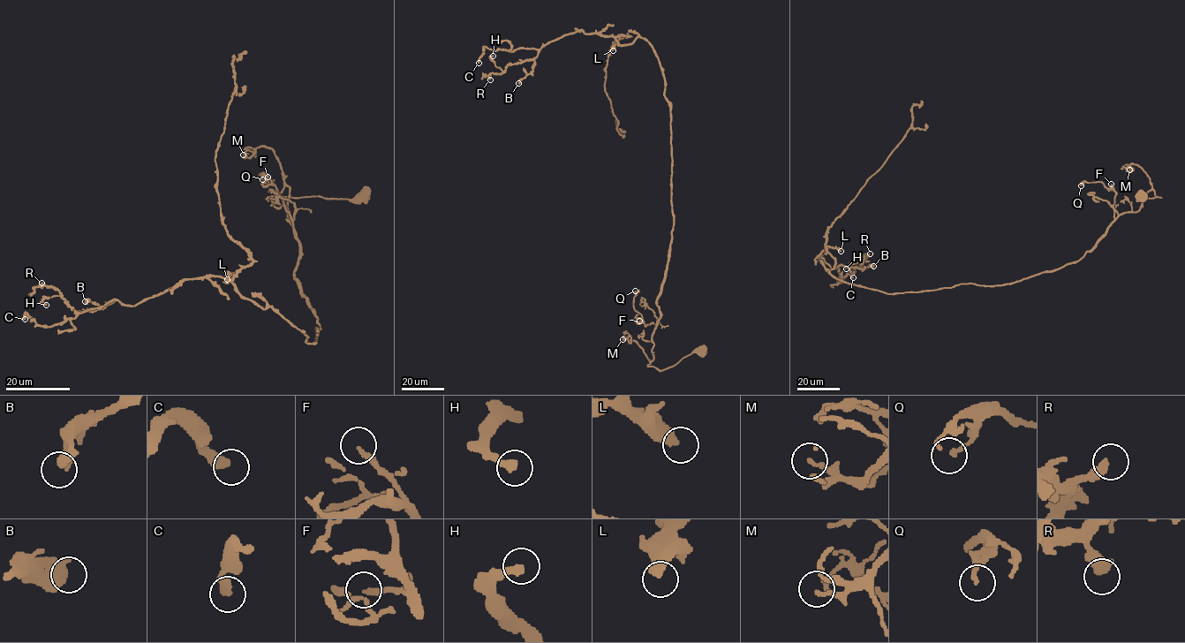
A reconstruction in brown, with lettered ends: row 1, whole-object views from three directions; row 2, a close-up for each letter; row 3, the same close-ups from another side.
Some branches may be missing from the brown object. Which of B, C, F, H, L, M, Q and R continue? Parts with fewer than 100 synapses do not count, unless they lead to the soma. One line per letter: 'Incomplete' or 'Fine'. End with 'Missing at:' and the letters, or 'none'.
B: Fine
C: Fine
F: Fine
H: Fine
L: Fine
M: Fine
Q: Fine
R: Fine
Missing at: none

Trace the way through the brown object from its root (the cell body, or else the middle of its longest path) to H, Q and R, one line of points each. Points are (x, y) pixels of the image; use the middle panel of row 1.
H: (703, 350), (647, 366), (674, 224), (669, 102), (653, 48), (577, 31), (503, 71), (493, 56)
Q: (703, 350), (661, 370), (648, 366), (656, 325), (645, 325), (635, 309), (635, 291)
R: (703, 350), (647, 366), (674, 224), (669, 102), (653, 48), (577, 31), (490, 79)

